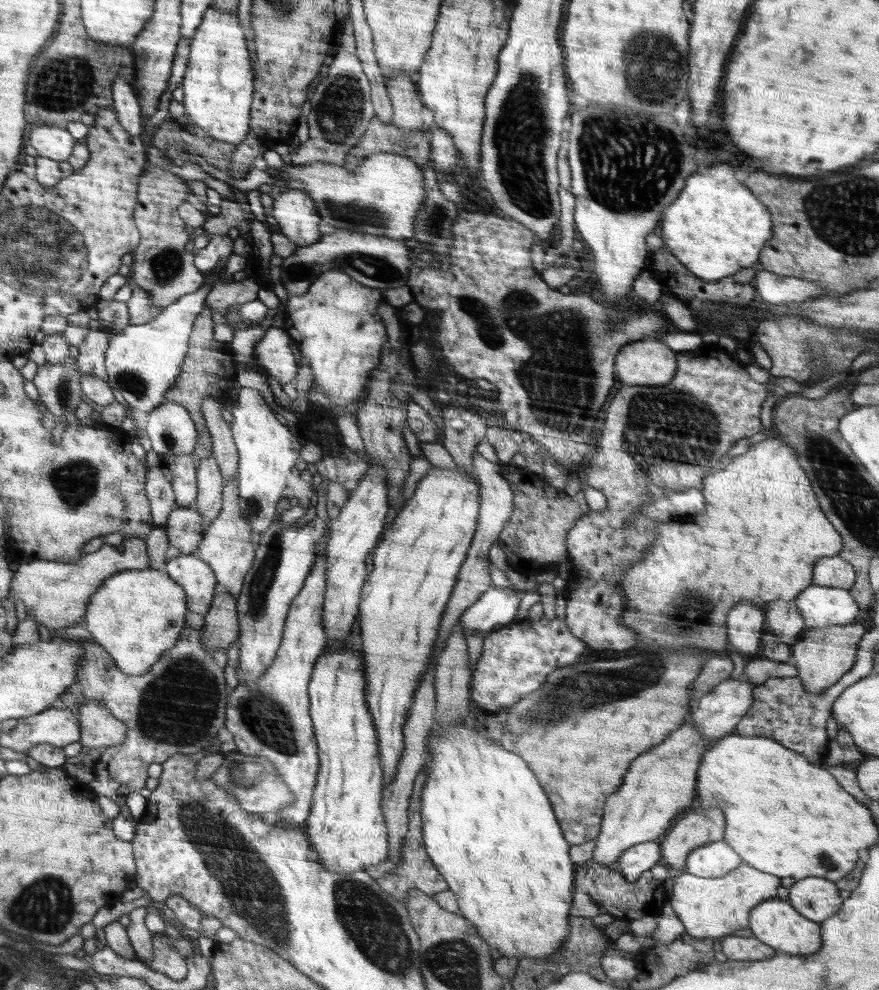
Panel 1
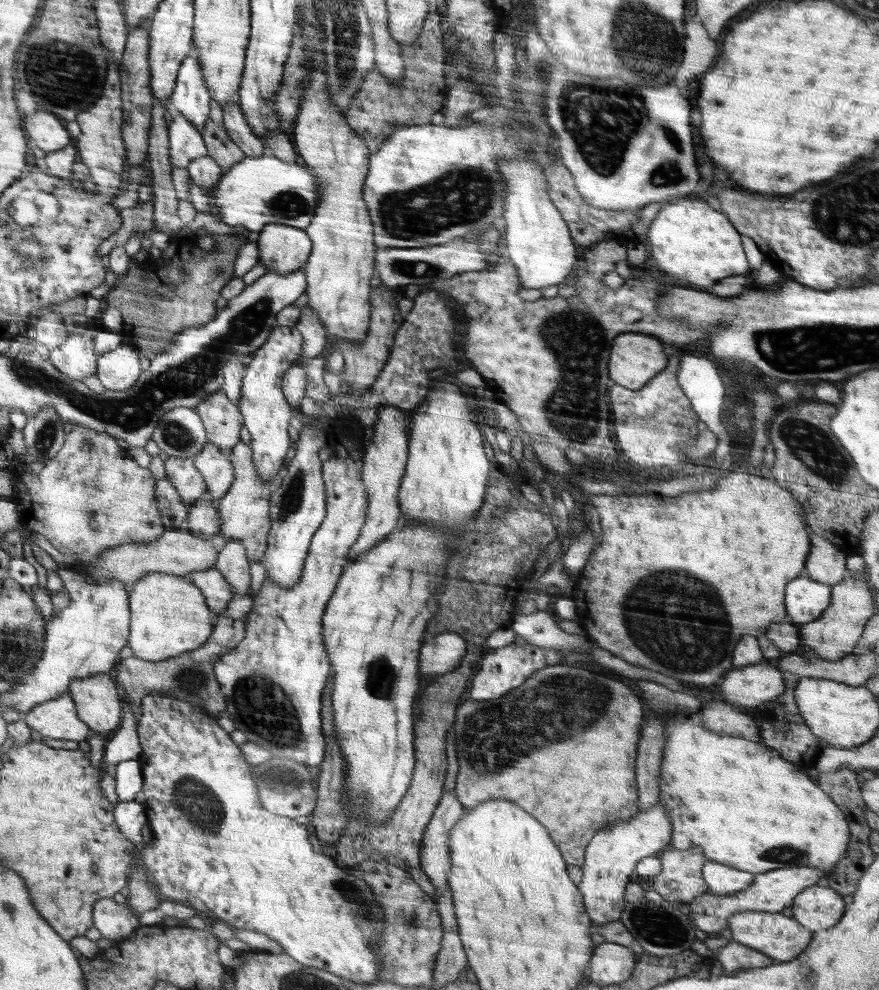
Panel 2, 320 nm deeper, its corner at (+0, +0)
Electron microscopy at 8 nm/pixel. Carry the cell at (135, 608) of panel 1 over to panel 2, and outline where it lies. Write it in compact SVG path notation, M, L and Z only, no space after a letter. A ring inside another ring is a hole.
M150 572L129 586L131 612L128 646L134 657L152 662L196 651L213 634L205 595L190 578Z

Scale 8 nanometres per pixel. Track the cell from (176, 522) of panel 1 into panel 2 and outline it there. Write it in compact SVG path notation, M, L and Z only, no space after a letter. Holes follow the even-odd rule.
M203 498L189 506L188 530L202 540L211 540L221 530L221 516L216 503L209 498Z

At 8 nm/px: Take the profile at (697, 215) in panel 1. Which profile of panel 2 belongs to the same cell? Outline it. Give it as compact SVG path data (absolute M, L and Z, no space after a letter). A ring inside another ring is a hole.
M678 200L661 208L647 232L652 247L653 264L664 276L674 276L692 286L714 286L718 280L734 274L743 275L748 261L740 242L740 234L722 212L712 210L704 200Z

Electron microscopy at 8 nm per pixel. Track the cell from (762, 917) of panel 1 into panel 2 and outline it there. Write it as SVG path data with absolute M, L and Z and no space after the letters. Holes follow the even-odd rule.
M747 911L734 914L729 918L732 940L744 946L756 948L779 962L786 962L796 958L813 937L813 932L804 928L794 917L786 917L781 913Z

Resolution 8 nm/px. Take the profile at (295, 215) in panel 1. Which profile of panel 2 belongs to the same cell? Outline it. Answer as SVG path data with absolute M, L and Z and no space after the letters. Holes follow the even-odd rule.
M267 224L253 237L257 241L259 260L267 272L274 271L282 276L302 269L312 250L304 229L285 224Z

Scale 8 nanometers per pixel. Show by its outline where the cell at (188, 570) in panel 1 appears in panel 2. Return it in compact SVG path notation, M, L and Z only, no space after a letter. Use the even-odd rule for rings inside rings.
M217 568L193 572L190 580L201 589L207 604L216 614L223 614L228 602L236 597L233 586Z

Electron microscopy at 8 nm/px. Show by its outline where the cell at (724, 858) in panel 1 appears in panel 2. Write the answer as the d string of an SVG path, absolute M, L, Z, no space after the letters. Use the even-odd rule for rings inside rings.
M706 860L702 877L714 894L734 894L748 888L754 881L754 875L718 862Z

